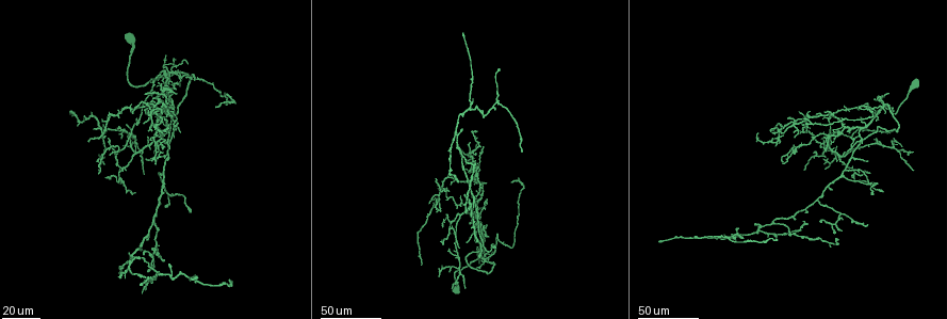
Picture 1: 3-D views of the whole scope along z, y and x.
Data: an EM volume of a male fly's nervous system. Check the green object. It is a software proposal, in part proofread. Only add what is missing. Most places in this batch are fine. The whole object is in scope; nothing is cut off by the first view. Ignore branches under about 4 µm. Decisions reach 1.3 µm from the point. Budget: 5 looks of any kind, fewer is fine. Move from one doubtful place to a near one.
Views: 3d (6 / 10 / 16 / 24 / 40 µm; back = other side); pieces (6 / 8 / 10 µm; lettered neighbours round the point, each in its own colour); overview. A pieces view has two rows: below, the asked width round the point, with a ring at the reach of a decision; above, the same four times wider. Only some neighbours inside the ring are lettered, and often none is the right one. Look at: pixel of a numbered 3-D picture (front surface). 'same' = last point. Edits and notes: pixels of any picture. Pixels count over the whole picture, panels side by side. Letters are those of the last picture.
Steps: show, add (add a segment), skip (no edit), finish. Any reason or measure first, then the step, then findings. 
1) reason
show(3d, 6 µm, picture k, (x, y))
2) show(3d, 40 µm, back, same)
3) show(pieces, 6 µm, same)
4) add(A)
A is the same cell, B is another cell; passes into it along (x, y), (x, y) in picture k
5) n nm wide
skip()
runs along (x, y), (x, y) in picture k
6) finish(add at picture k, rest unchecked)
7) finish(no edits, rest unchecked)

show(3d, 24 µm, picture 1, (840, 232))

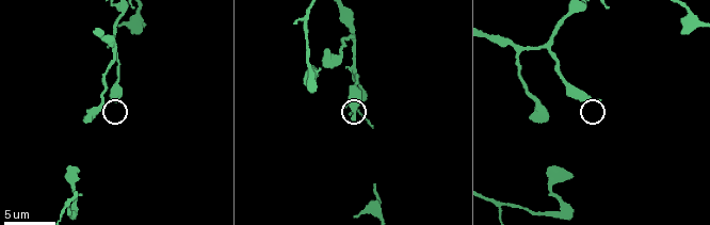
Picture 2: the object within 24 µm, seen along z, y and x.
show(pieces, 8 µm, picture 2, (355, 117))

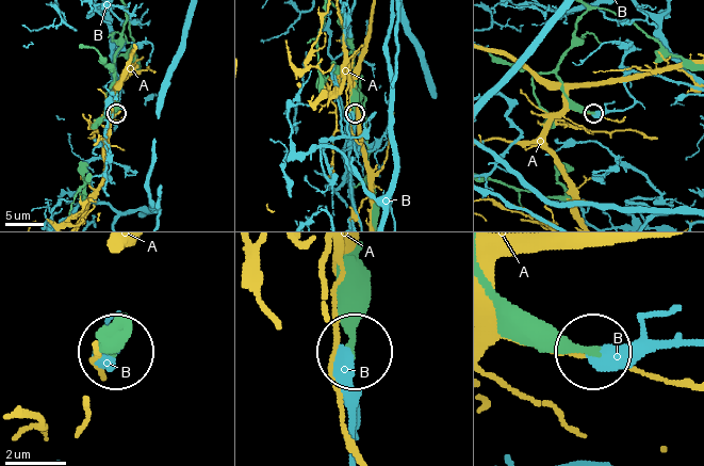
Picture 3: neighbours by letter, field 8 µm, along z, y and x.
skip()
A and B are other cells; runs along (586, 11), (556, 76), (563, 93), (592, 112) in picture 3; no lettered segment goes on from it

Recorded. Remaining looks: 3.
thin end
show(3d, 24 µm, picture 1, (865, 225))

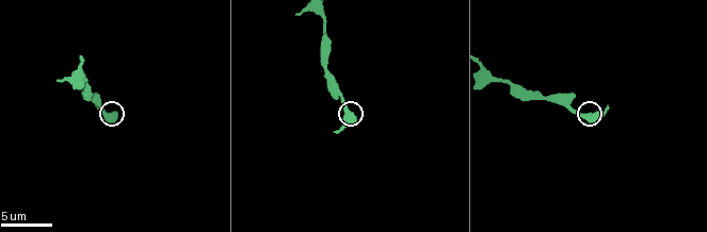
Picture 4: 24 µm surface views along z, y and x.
what lies round it
show(pieces, 6 µm, picture 4, (609, 105))

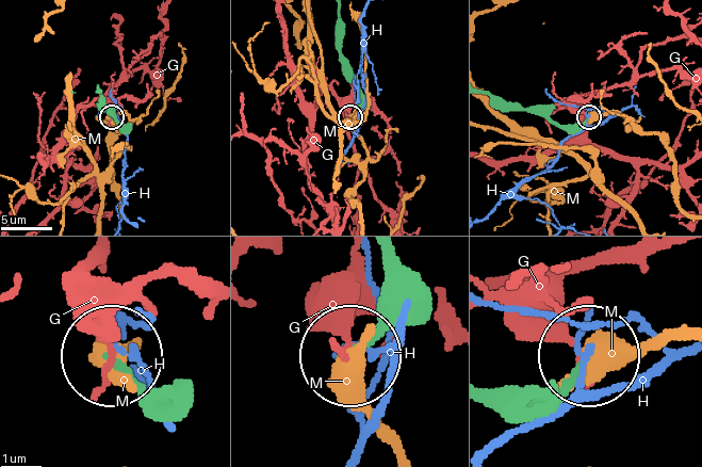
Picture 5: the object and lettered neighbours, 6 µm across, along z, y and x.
skip()
G, H and M are other cells; none of them fits

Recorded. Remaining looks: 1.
finish(no edits, rest unchecked)

